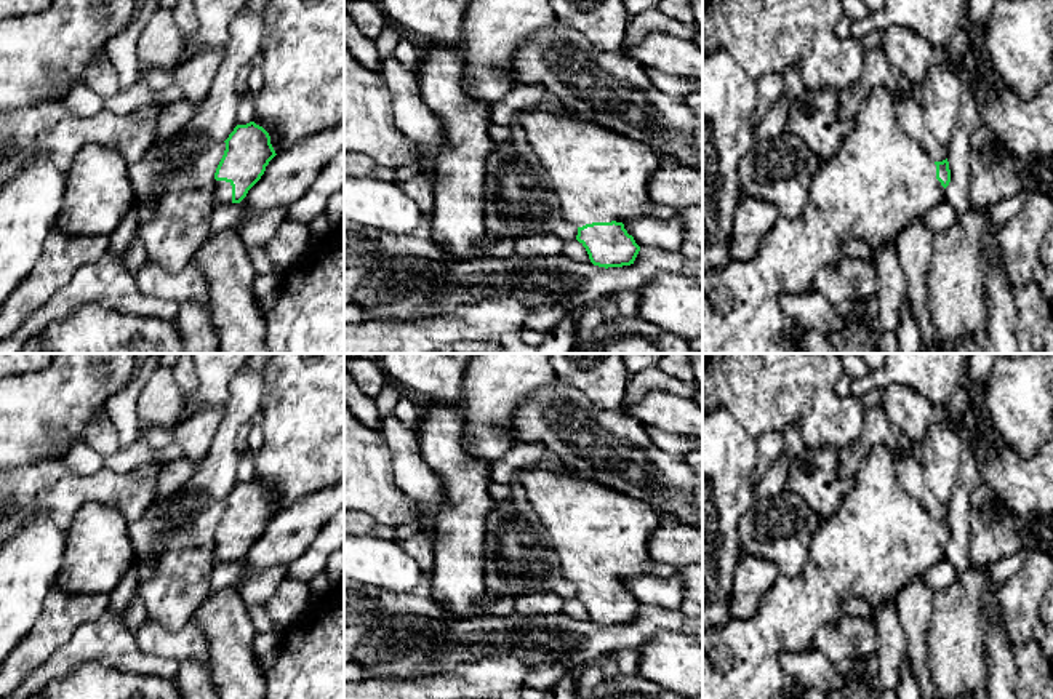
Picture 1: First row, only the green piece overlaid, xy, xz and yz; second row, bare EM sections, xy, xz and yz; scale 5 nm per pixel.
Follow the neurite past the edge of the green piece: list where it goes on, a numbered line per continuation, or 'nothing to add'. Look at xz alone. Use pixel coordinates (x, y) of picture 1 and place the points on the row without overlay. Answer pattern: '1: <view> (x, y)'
1: xz (599, 535)

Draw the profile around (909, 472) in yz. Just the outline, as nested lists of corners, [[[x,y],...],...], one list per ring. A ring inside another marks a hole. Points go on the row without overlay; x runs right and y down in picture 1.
[[[903,454],[896,459],[896,477],[899,485],[919,501],[925,510],[935,518],[947,517],[947,507],[939,502],[923,478],[923,467],[911,454]]]

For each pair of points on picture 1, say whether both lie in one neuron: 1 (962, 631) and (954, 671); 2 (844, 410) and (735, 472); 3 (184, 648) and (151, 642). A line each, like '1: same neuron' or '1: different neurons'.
1: same neuron
2: different neurons
3: same neuron

